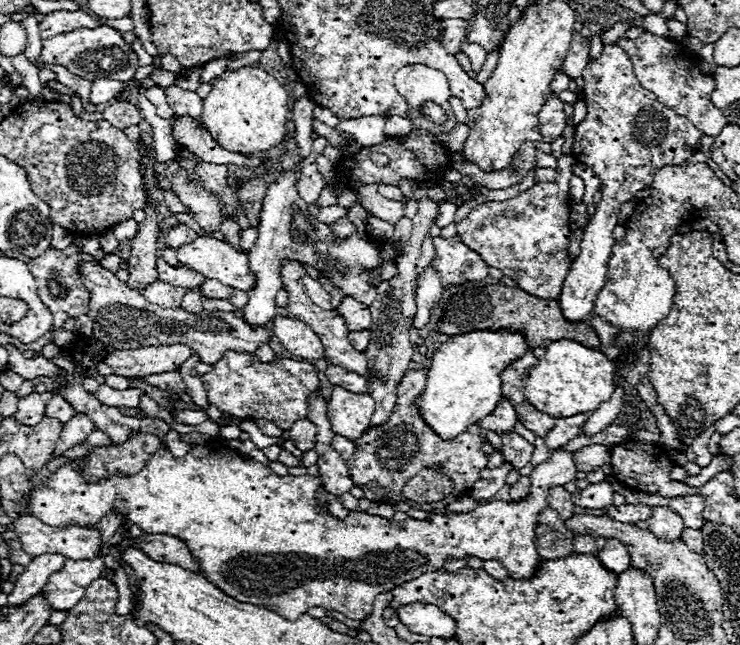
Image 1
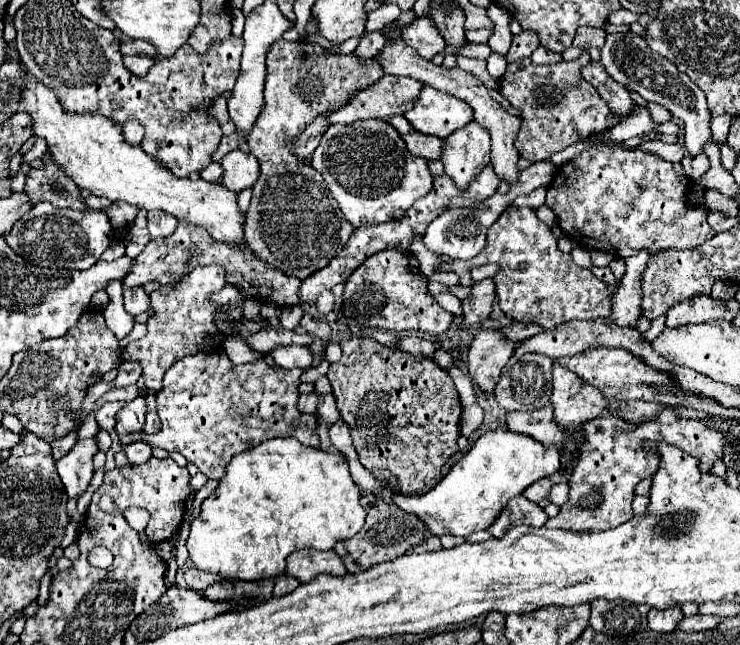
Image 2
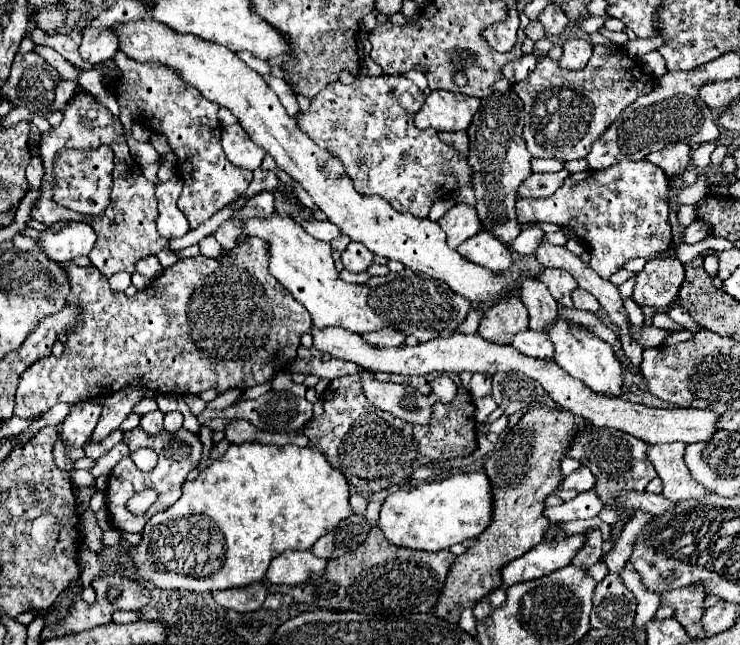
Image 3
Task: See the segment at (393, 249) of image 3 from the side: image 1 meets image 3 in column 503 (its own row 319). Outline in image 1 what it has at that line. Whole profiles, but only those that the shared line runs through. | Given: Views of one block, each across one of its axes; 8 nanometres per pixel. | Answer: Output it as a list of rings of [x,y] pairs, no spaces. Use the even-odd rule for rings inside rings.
[[[276,316],[272,320],[272,332],[290,354],[300,356],[304,360],[324,358],[324,346],[308,324],[296,318]]]

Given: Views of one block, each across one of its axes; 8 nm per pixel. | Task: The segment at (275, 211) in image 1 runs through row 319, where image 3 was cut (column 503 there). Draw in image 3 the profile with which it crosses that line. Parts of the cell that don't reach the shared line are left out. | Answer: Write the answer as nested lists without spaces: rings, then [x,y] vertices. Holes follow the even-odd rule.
[[[478,232],[458,246],[458,252],[478,266],[492,270],[494,274],[504,274],[512,266],[512,252],[498,238],[488,232]]]

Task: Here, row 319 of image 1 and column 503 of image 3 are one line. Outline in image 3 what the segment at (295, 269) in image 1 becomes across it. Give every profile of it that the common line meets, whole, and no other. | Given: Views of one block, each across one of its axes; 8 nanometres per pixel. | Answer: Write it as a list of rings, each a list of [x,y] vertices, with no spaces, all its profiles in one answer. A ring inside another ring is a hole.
[[[508,298],[508,302],[494,302],[480,322],[478,334],[486,340],[510,344],[510,338],[528,328],[528,310],[520,298]]]

